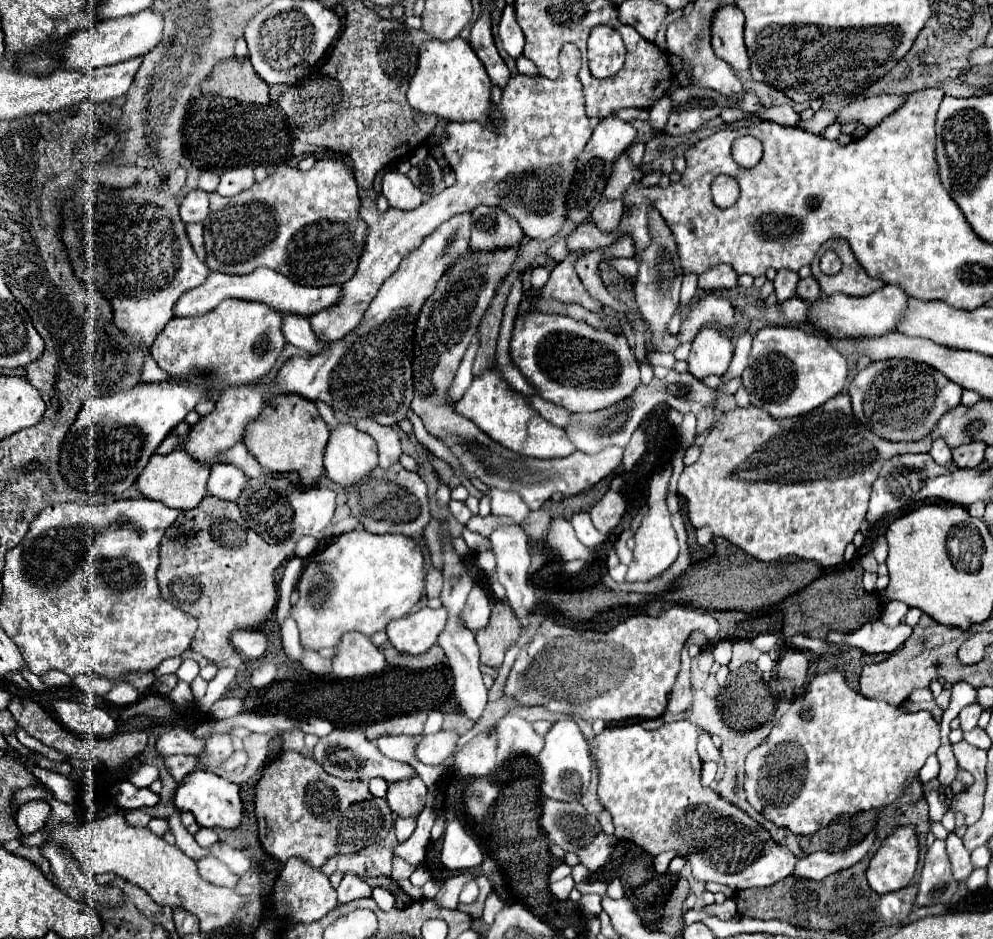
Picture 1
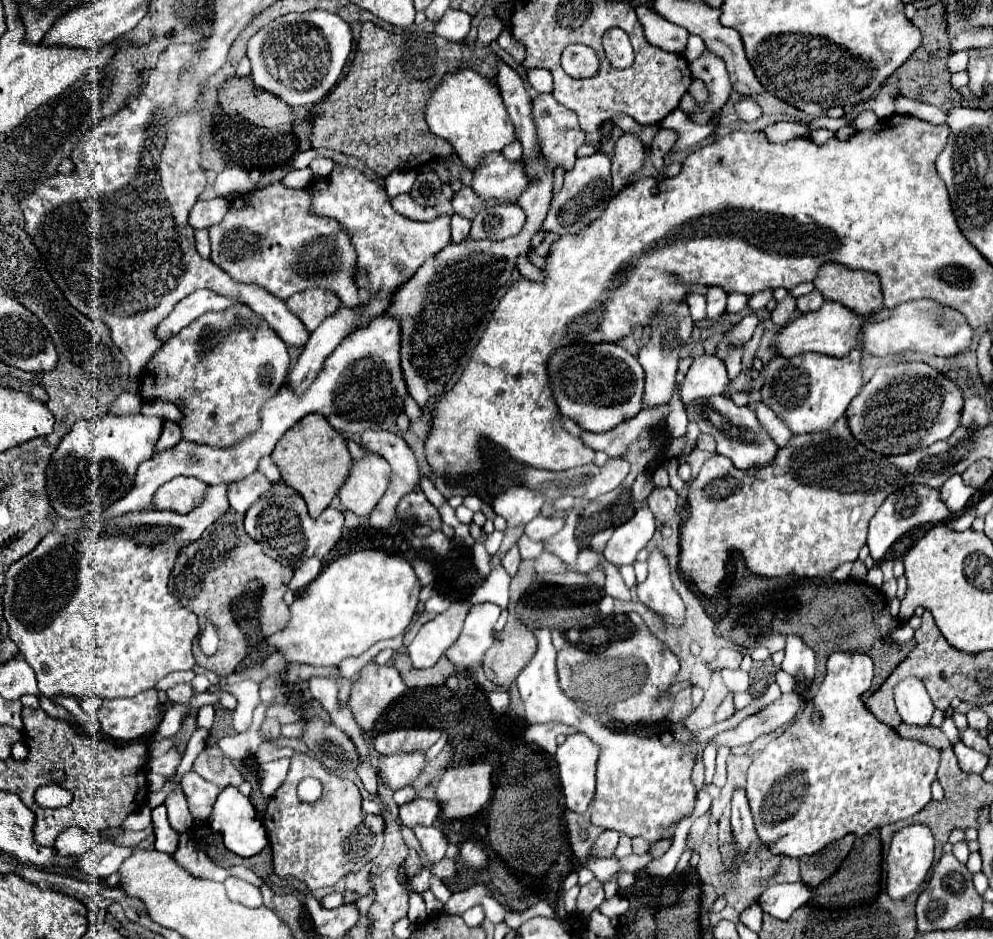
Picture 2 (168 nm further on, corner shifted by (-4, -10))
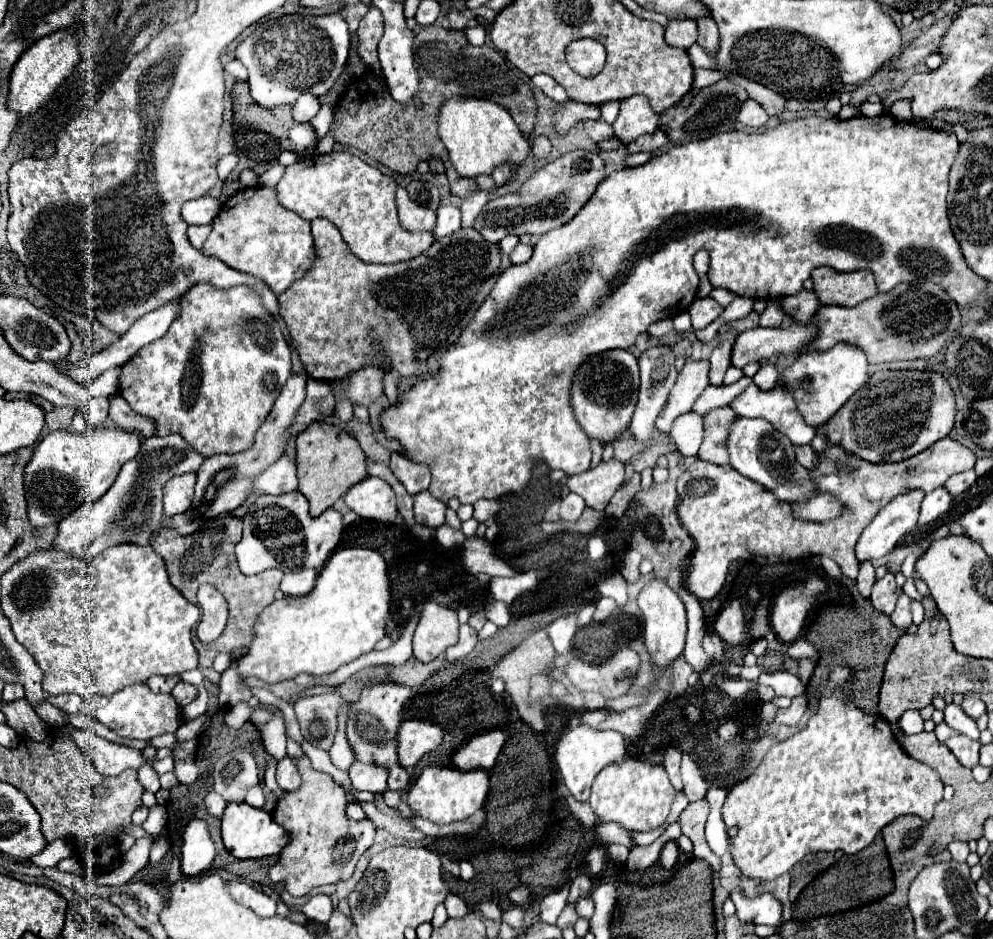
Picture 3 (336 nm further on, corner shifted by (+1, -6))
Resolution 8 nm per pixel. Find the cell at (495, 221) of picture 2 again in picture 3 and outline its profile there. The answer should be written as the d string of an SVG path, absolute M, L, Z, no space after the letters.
M573 150L555 162L545 164L525 184L513 192L487 202L475 220L475 230L489 242L499 242L507 234L545 234L567 224L593 196L599 182L605 178L605 164L597 152Z

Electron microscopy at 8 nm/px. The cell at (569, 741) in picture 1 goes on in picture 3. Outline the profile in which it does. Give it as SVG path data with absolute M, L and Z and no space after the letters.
M577 726L577 728L565 732L561 736L561 740L557 744L557 752L555 752L555 760L561 770L563 782L569 788L569 792L573 794L573 798L579 802L589 800L593 778L601 772L601 768L605 768L607 764L613 764L613 762L621 762L625 756L627 756L625 736L621 736L615 730L595 730L589 726Z

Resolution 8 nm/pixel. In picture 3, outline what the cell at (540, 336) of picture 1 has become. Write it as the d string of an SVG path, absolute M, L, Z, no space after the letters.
M609 350L591 356L573 374L571 408L583 432L601 442L613 442L631 422L639 388L637 358L629 350Z

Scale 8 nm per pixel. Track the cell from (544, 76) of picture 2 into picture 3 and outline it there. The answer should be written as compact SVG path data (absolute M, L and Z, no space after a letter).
M535 74L535 76L531 78L531 82L533 82L539 90L543 90L549 98L553 98L553 100L557 100L557 102L565 102L565 100L567 100L565 90L563 90L551 76L547 76L547 74Z

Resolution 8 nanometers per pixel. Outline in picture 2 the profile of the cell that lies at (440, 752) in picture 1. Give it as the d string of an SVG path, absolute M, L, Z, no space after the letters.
M420 752L380 756L378 776L386 788L396 790L406 784L412 784L416 776L422 772L422 768L424 768L424 754Z

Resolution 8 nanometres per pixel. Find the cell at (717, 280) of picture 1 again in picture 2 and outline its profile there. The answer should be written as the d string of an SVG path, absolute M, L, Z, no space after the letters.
M710 288L708 294L706 294L706 300L708 300L708 306L706 306L706 318L710 322L718 320L720 314L726 310L726 294L722 294L720 288Z

